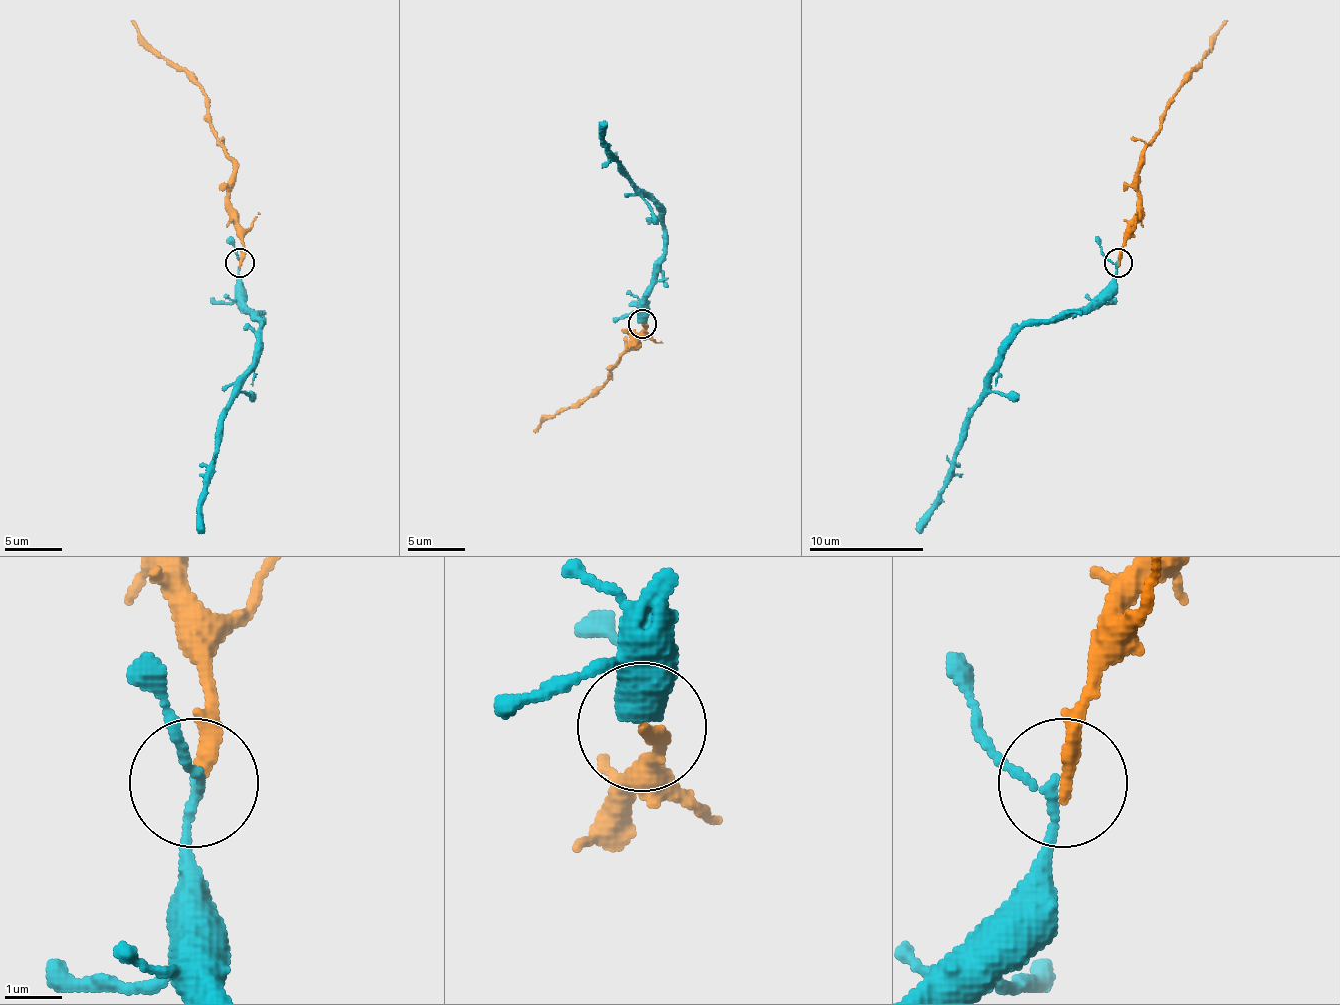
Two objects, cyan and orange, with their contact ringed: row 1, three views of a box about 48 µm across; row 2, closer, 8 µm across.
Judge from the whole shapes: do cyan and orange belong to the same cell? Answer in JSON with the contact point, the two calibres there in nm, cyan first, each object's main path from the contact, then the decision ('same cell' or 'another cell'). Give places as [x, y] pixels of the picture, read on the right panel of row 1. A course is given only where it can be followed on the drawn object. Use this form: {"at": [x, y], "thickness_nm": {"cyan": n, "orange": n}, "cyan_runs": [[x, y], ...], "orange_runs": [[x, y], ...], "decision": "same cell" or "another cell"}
{"at": [1118, 262], "thickness_nm": {"cyan": 120, "orange": 280}, "cyan_runs": [[1116, 263], [1116, 277], [1096, 297], [1047, 320], [1030, 320], [1010, 343], [967, 423], [942, 503], [919, 532]], "orange_runs": [[1119, 263], [1125, 229], [1136, 211], [1142, 157], [1159, 128], [1170, 97], [1193, 71], [1210, 40], [1228, 20]], "decision": "same cell"}

